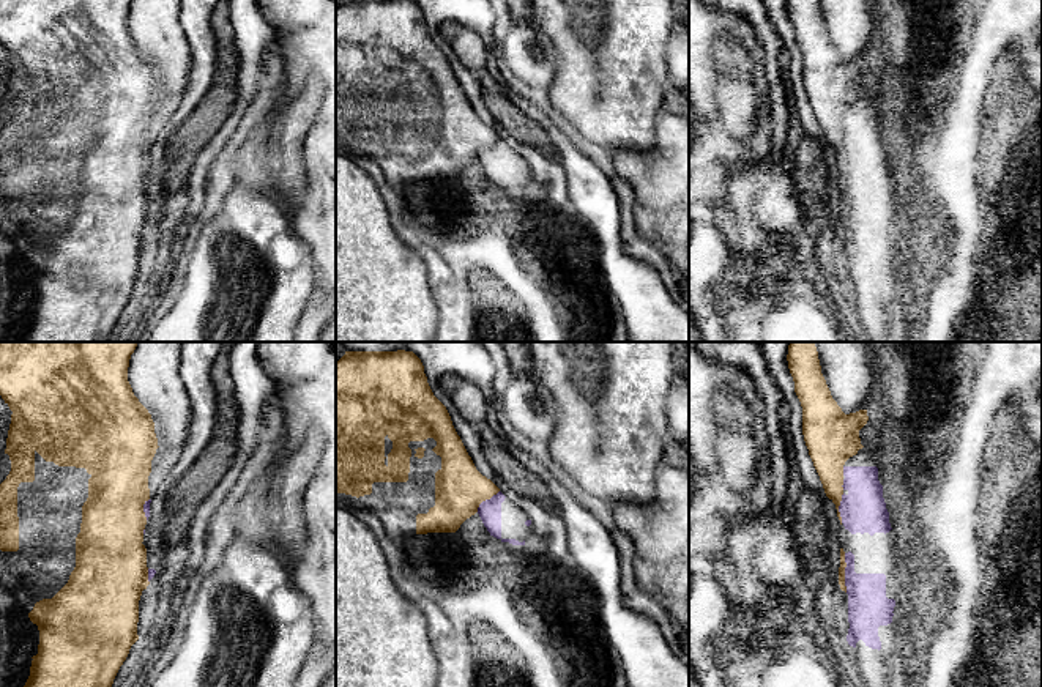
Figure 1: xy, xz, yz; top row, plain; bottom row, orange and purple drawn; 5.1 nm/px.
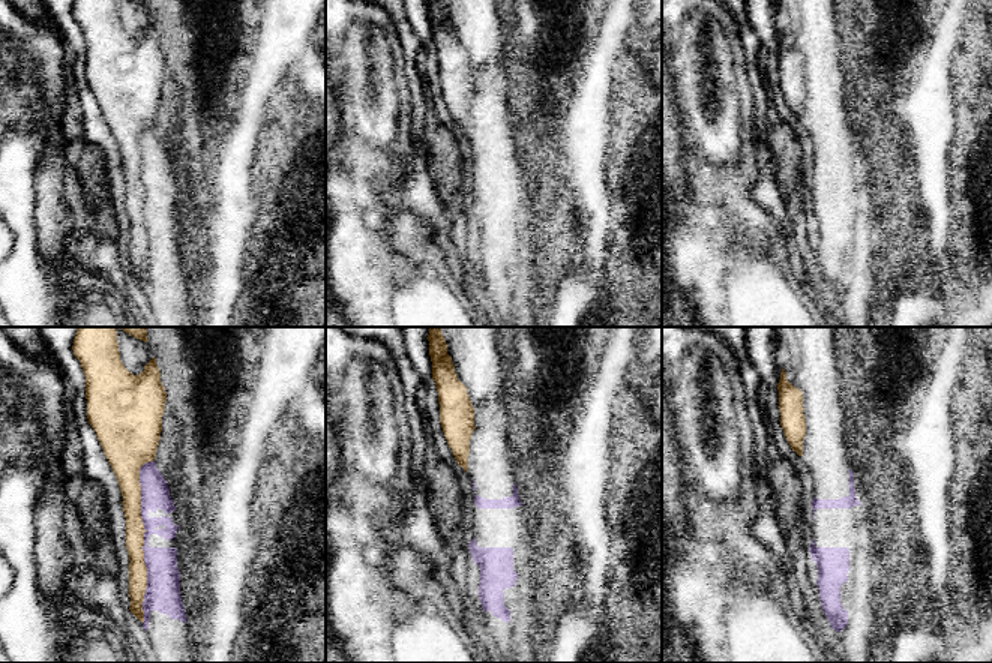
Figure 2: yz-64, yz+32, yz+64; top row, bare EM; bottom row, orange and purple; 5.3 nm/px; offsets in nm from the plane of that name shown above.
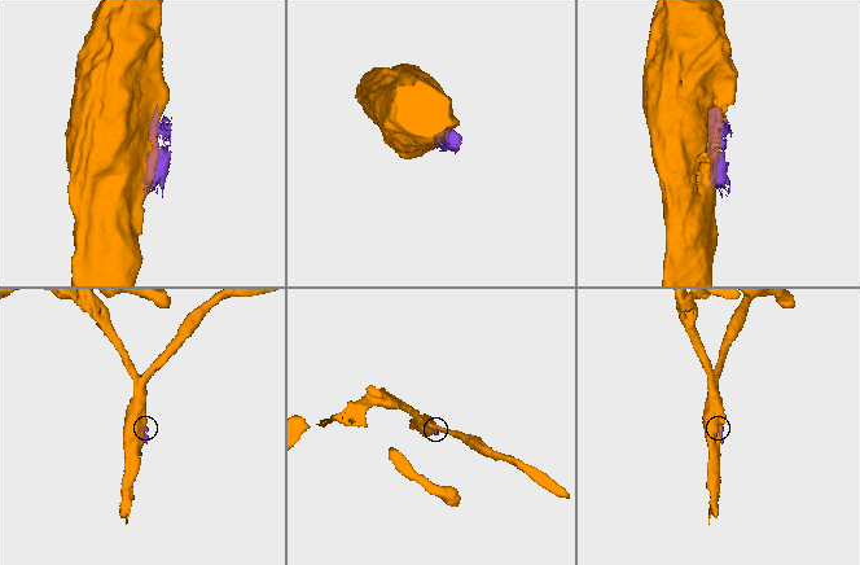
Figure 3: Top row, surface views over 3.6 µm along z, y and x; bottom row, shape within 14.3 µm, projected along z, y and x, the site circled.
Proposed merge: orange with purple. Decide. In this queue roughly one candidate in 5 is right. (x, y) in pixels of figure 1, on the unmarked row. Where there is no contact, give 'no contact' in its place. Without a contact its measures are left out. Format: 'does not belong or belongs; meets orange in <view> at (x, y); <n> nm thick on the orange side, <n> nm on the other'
does not belong; meets orange in yz at (844, 219); 30 nm thick on the orange side, 200 nm on the other

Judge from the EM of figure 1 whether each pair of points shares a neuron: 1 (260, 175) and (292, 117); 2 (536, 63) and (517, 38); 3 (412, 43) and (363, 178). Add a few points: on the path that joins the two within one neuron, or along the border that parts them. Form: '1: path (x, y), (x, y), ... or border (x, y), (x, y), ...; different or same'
1: path (270, 161), (282, 131); same
2: path (532, 57), (524, 44); same
3: border (352, 156), (355, 159); different

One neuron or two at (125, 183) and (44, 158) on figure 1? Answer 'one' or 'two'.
one

